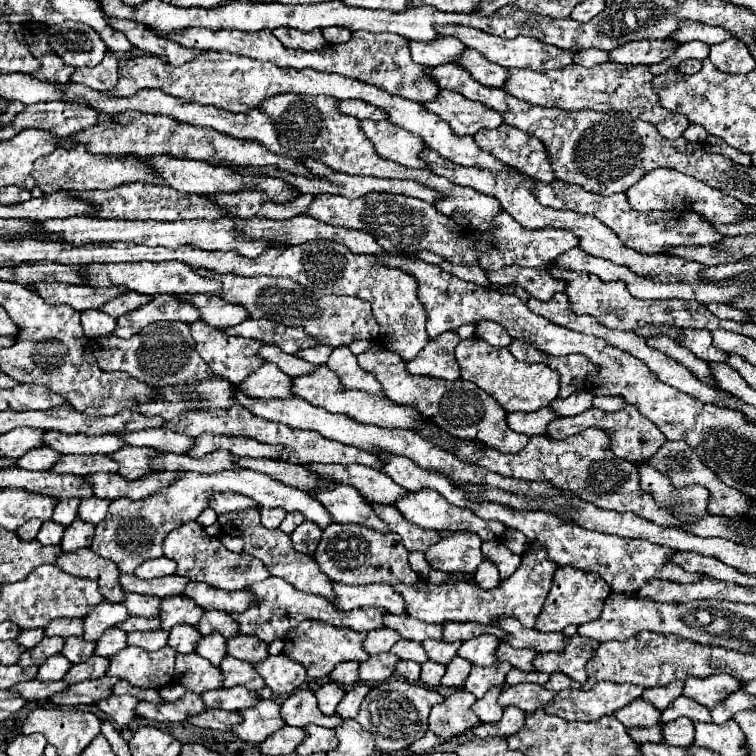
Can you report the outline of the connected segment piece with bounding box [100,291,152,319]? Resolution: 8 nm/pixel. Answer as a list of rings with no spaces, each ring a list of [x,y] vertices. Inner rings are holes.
[[[130,291],[126,295],[120,295],[118,299],[110,299],[110,303],[106,303],[106,307],[100,307],[100,311],[118,319],[120,315],[126,315],[126,313],[150,303],[150,299],[152,299],[150,295],[138,295],[138,293]]]

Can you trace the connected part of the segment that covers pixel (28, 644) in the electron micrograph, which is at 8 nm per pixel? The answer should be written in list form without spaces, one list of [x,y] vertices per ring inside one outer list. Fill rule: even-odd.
[[[30,629],[30,631],[22,631],[16,641],[18,641],[22,647],[32,649],[32,647],[36,647],[42,639],[44,639],[44,629]]]

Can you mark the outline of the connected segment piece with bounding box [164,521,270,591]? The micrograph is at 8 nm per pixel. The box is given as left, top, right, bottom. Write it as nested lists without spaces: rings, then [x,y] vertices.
[[[188,521],[170,531],[164,539],[164,555],[174,559],[178,563],[176,573],[182,577],[190,577],[192,581],[204,581],[208,585],[226,589],[226,591],[238,591],[246,589],[258,581],[264,581],[270,577],[270,571],[262,565],[260,559],[246,555],[246,553],[232,553],[228,551],[218,537],[206,535],[204,527],[198,521]]]

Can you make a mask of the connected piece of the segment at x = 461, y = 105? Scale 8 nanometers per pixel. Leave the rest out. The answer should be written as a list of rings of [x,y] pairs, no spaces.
[[[442,91],[434,103],[426,103],[424,107],[440,115],[458,135],[474,135],[480,127],[496,129],[502,125],[502,115],[498,115],[498,111],[480,101],[470,101],[456,91]]]

